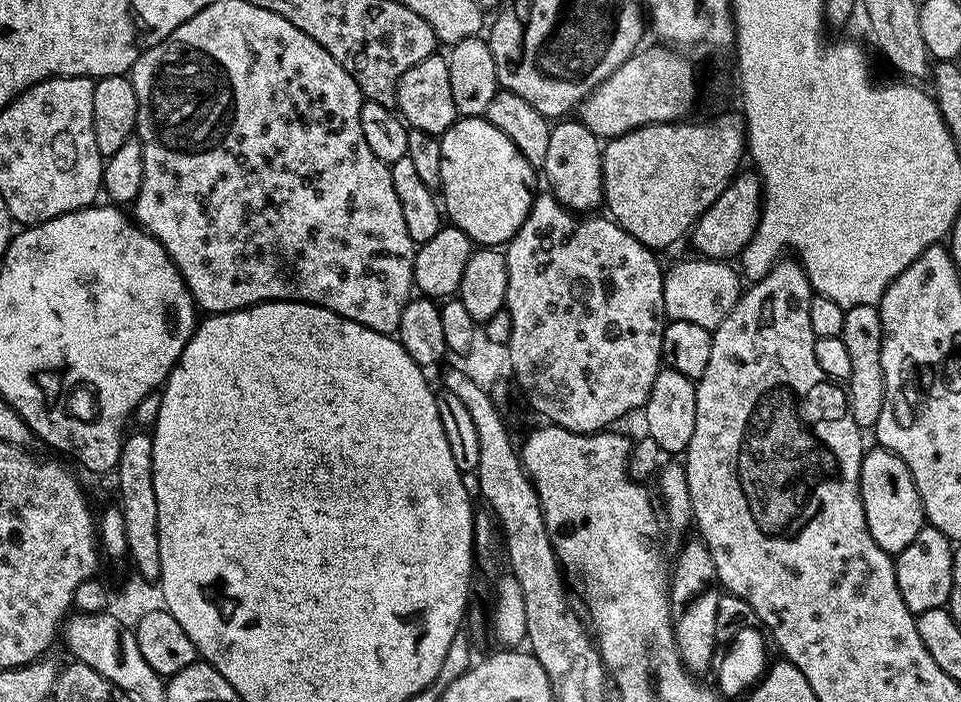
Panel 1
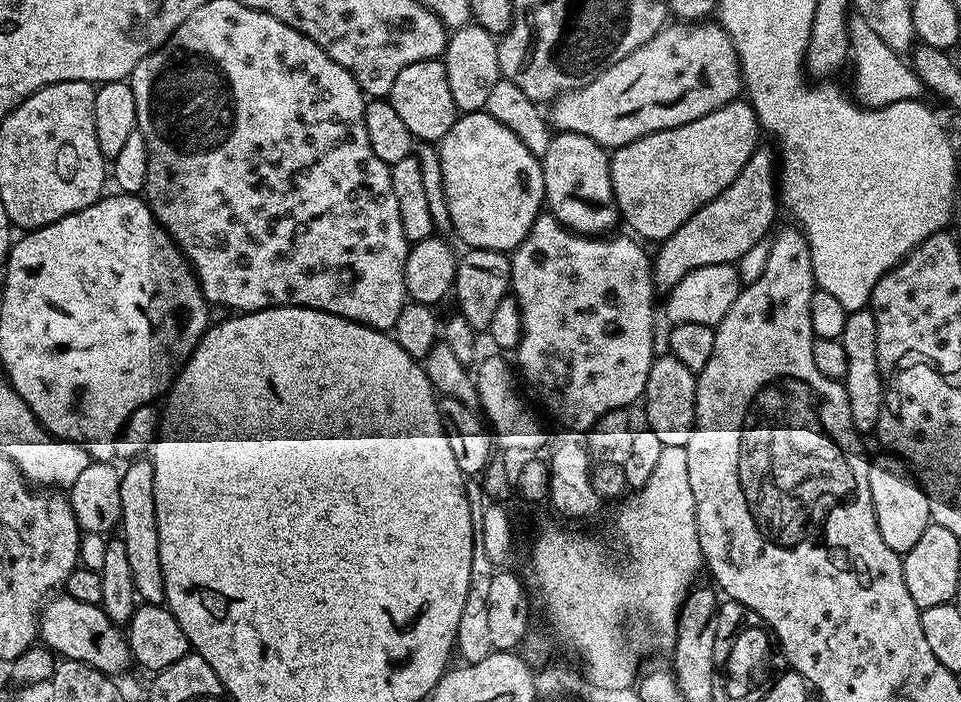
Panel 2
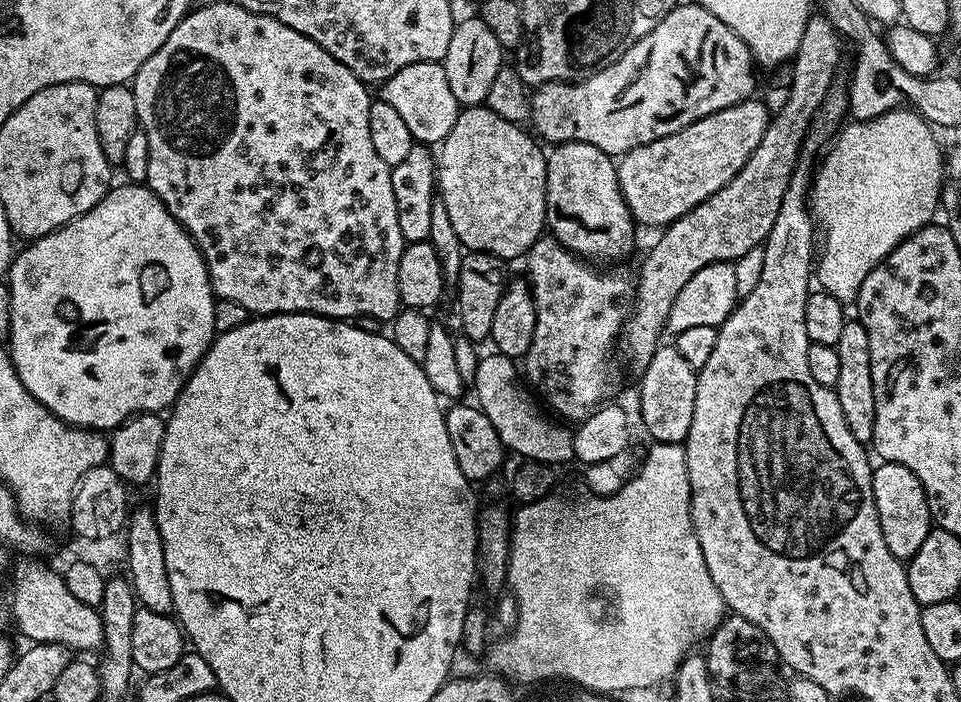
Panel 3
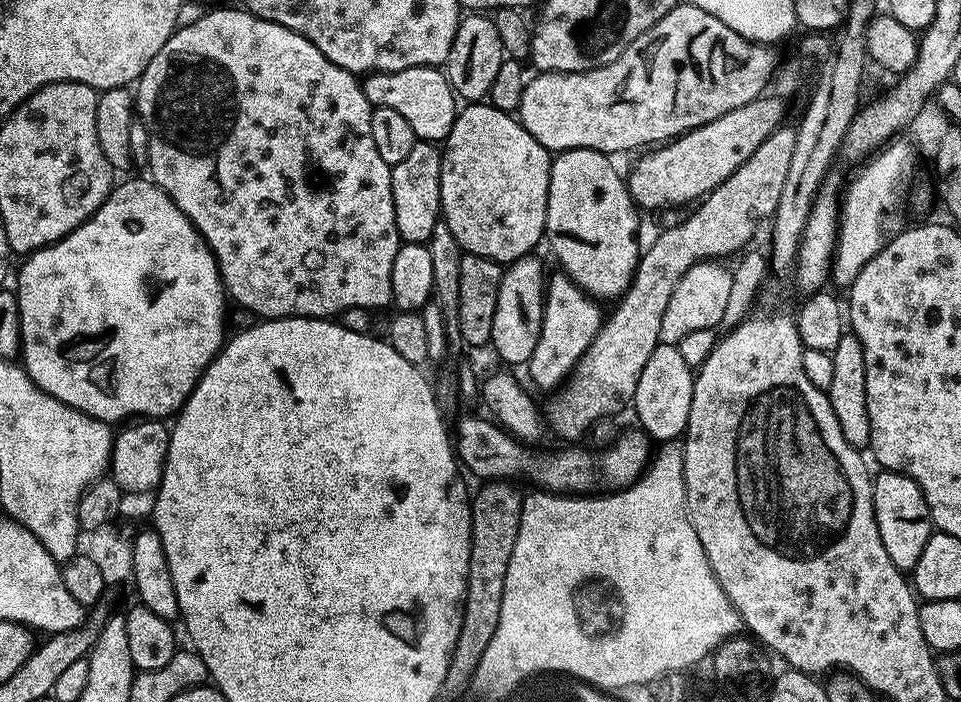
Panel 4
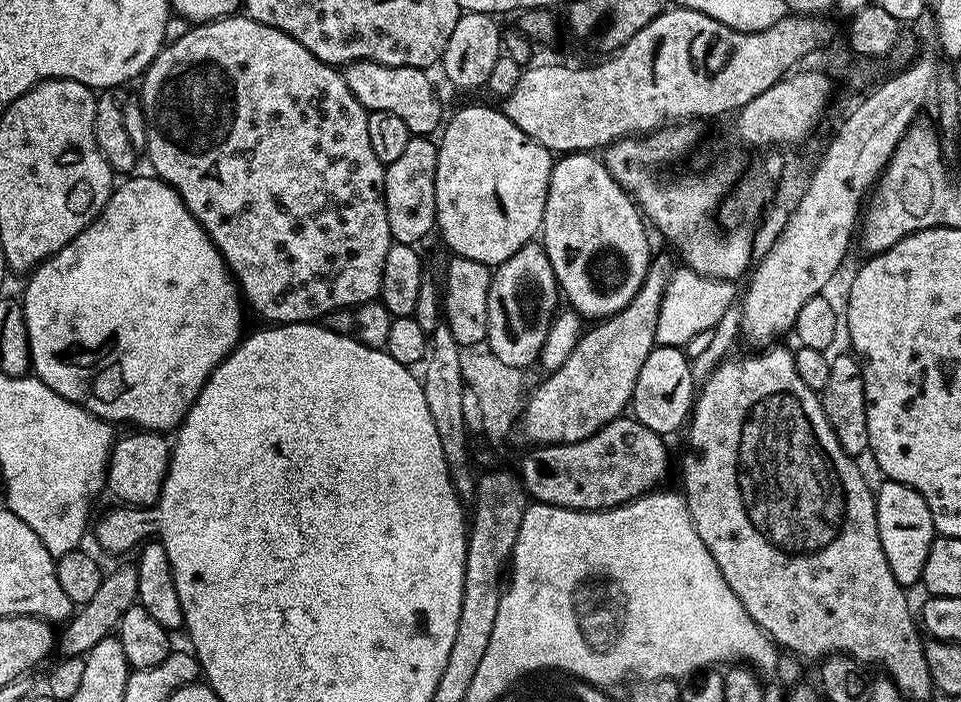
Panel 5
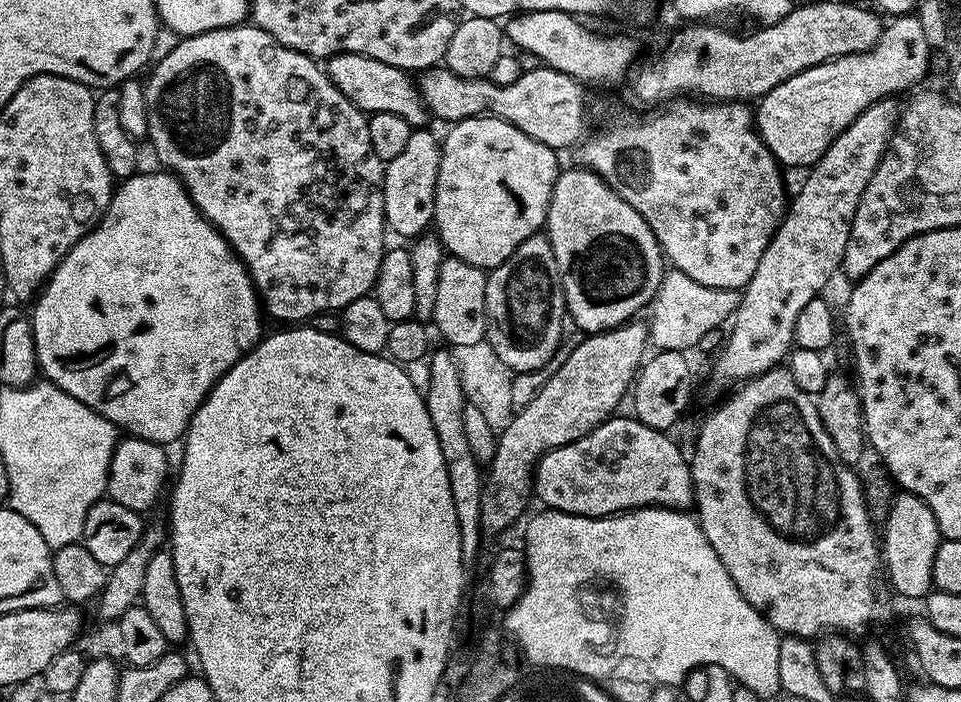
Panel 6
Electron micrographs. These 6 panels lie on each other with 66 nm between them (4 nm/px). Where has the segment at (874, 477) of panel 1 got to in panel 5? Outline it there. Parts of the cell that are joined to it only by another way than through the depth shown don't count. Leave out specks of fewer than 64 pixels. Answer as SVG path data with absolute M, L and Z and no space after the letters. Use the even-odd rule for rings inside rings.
M885 479L883 483L874 492L878 538L882 542L882 554L886 554L886 562L890 562L890 574L894 574L896 581L908 590L911 584L920 584L922 570L926 566L926 554L930 554L930 546L938 533L932 521L930 506L926 506L918 490L890 479Z

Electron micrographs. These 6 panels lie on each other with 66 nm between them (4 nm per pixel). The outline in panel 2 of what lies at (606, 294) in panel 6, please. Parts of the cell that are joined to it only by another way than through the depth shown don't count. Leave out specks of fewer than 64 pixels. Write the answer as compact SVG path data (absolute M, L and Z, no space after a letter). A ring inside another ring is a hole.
M556 132L542 157L544 199L547 211L571 232L600 236L613 231L618 224L616 199L610 178L609 153L586 134Z

